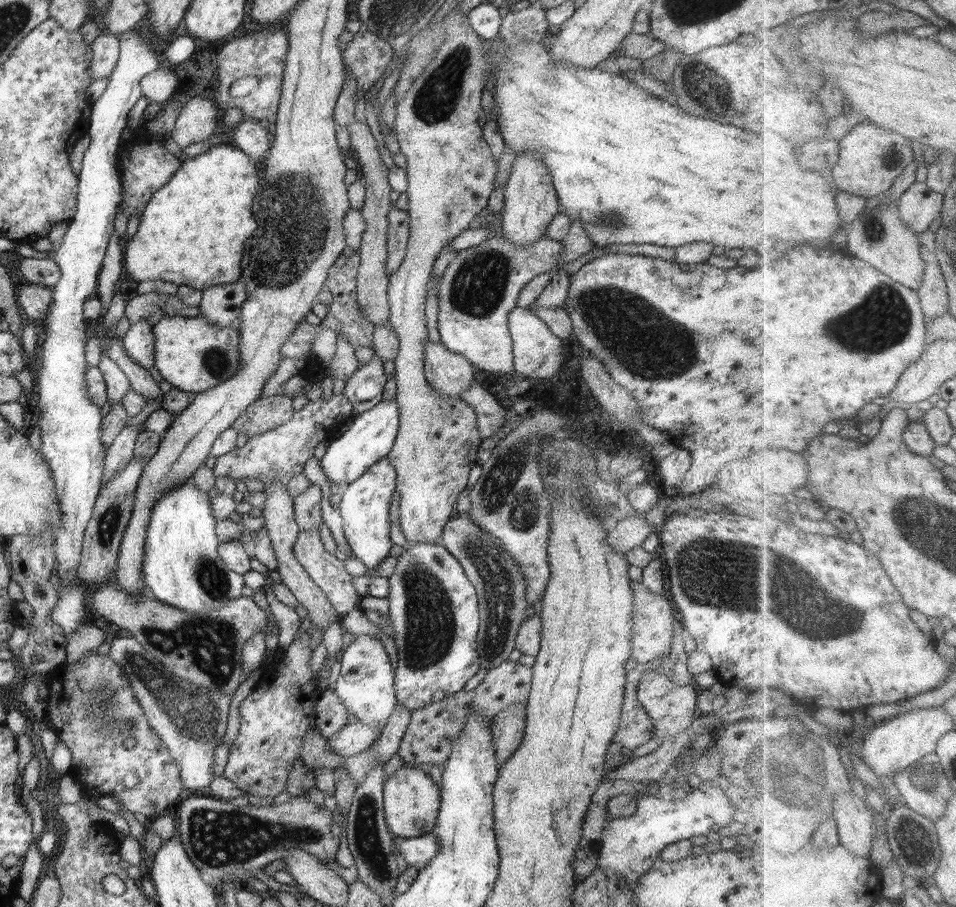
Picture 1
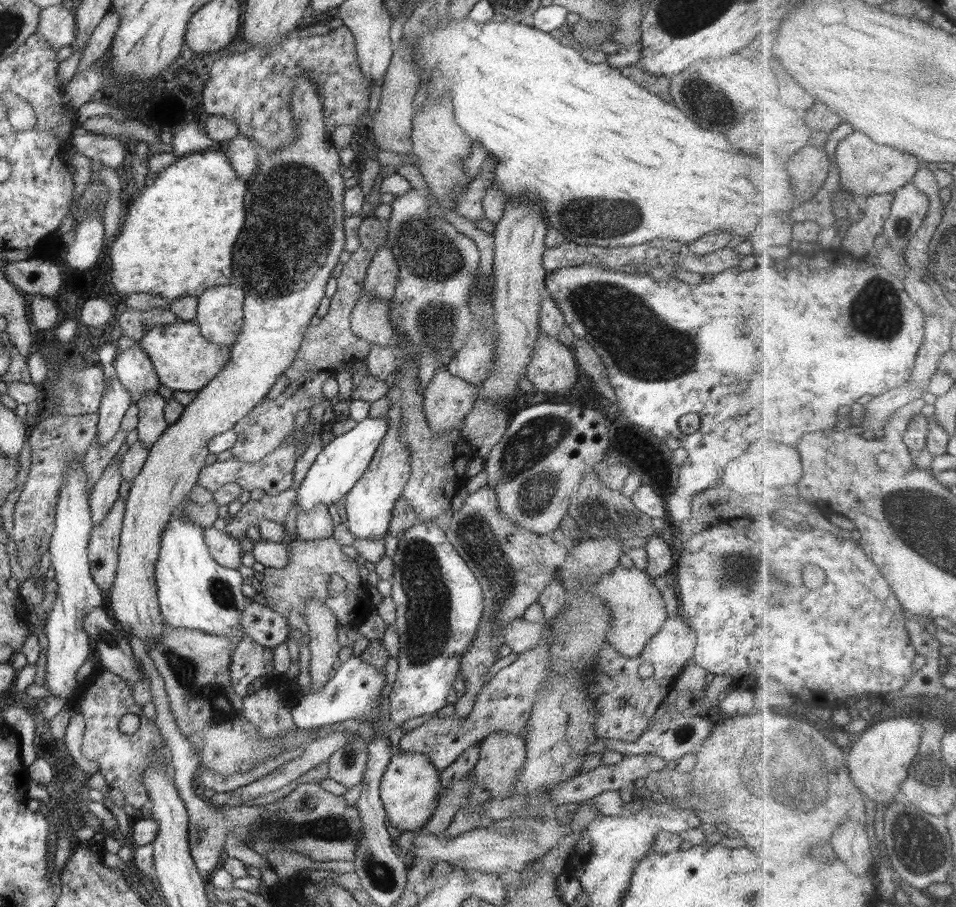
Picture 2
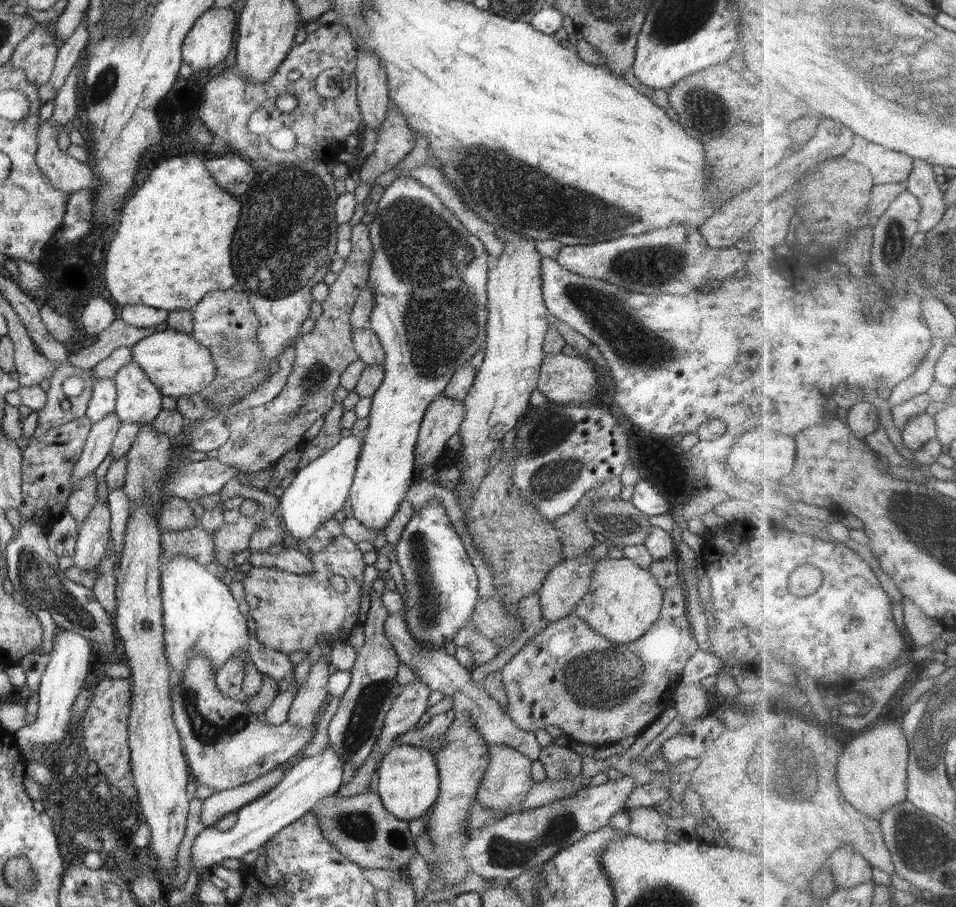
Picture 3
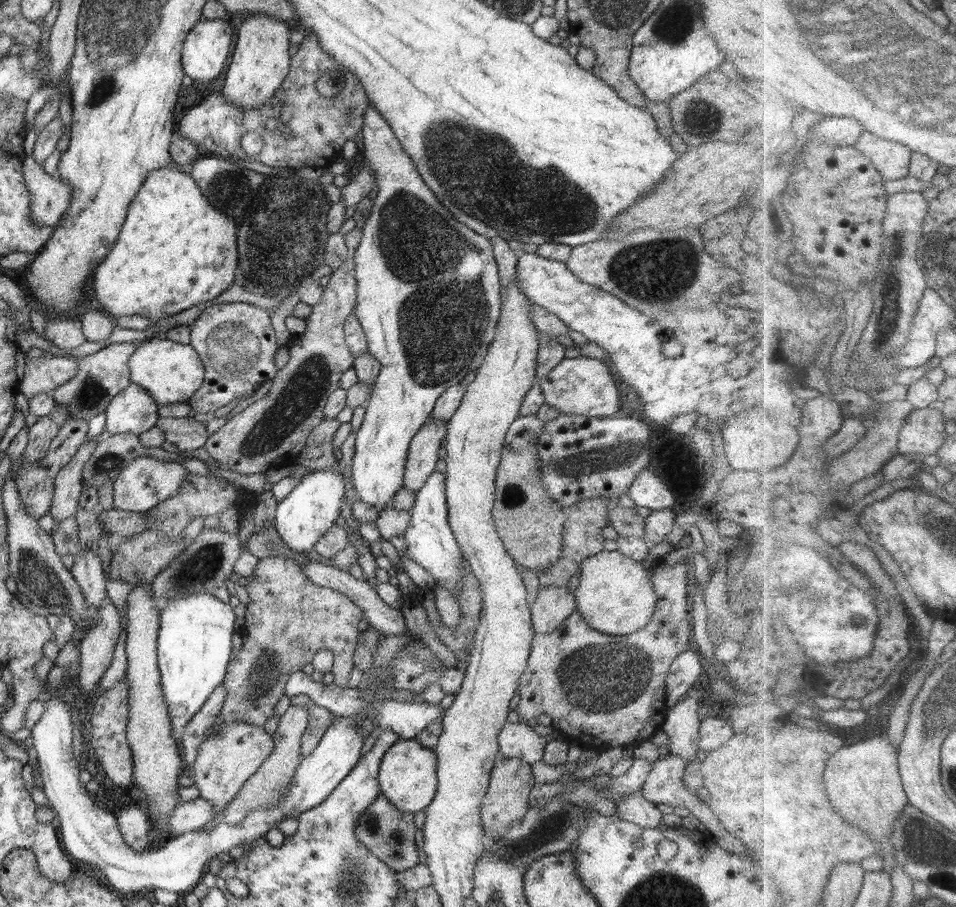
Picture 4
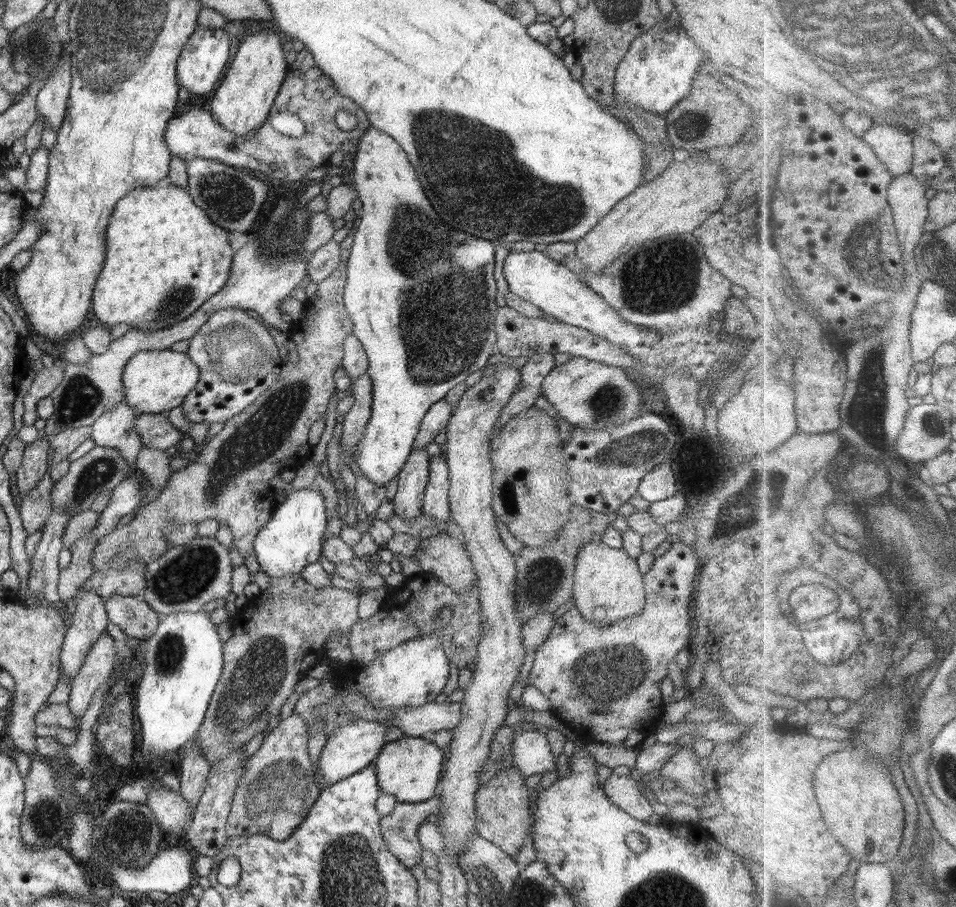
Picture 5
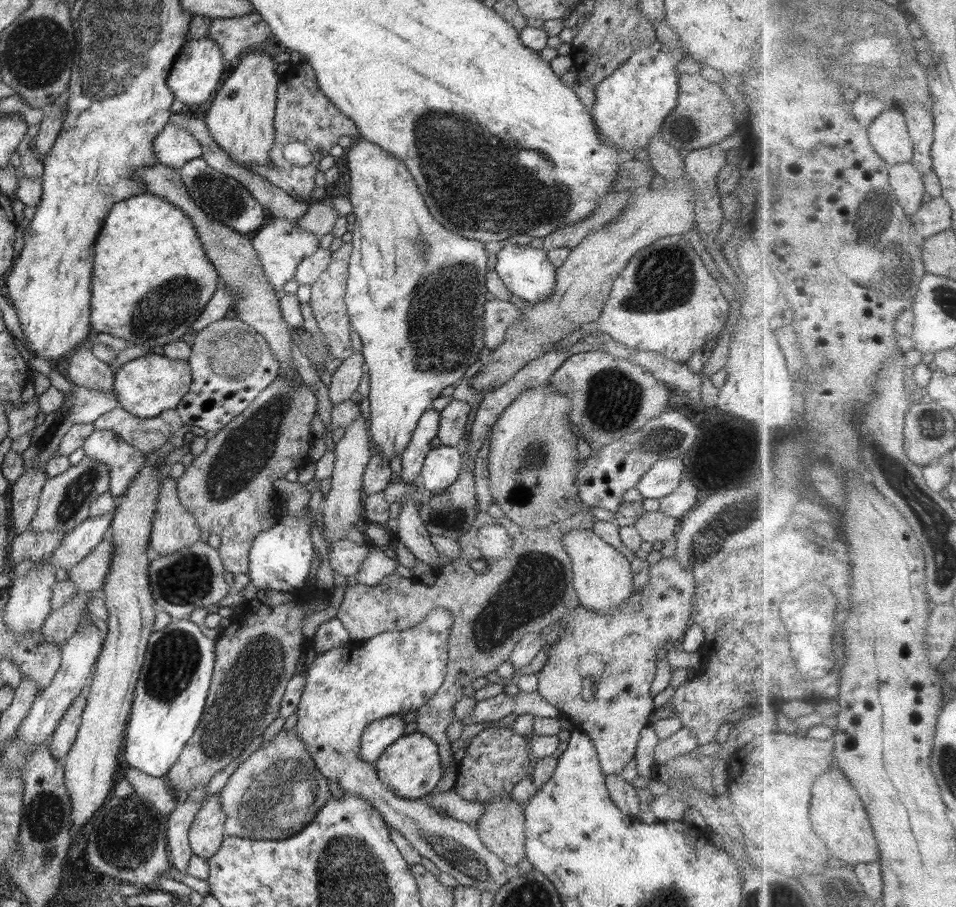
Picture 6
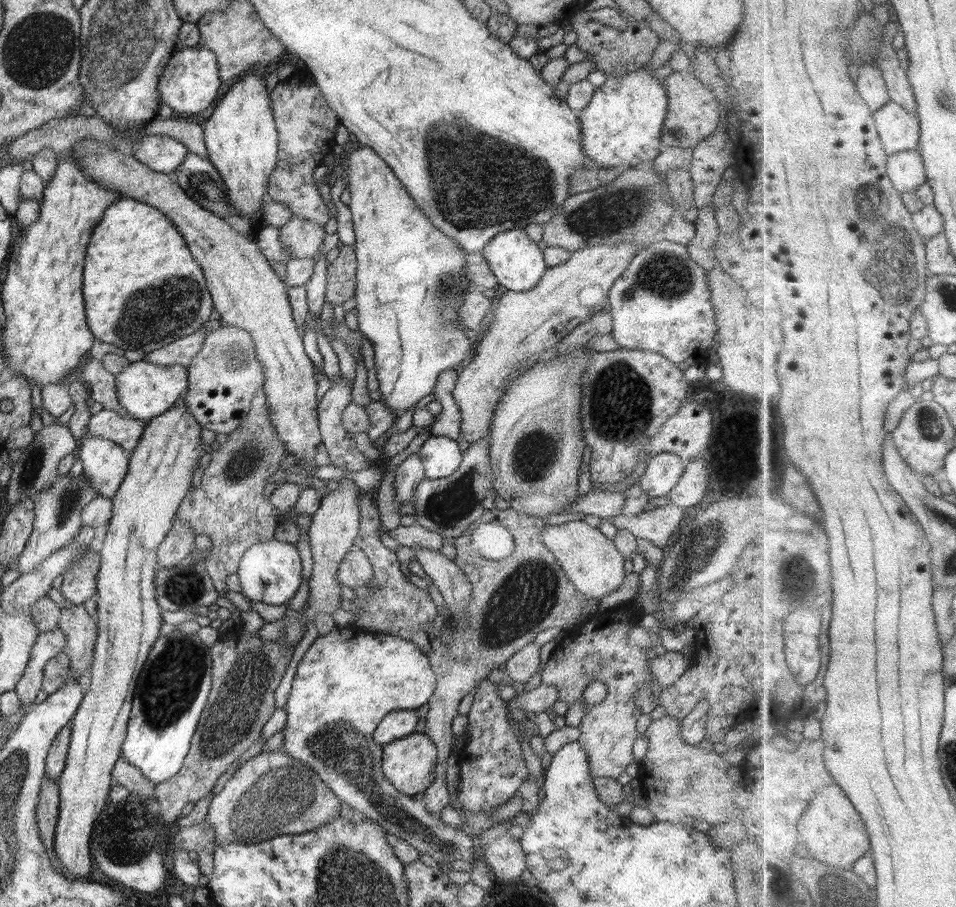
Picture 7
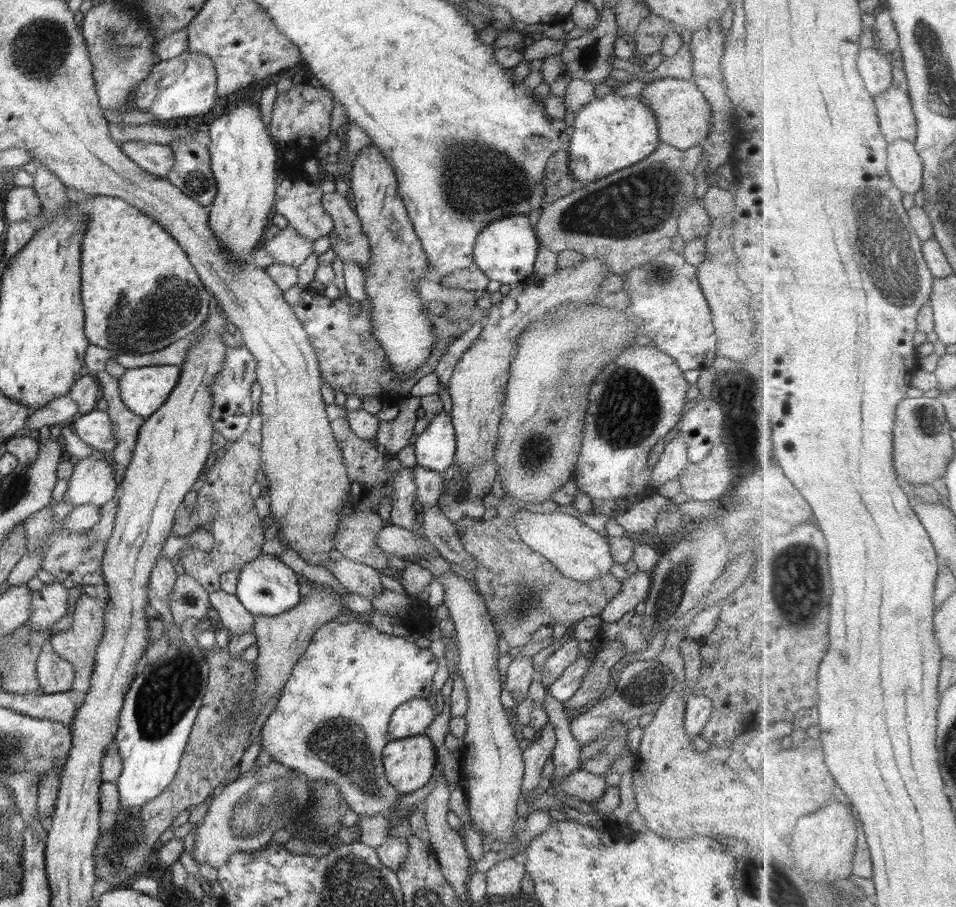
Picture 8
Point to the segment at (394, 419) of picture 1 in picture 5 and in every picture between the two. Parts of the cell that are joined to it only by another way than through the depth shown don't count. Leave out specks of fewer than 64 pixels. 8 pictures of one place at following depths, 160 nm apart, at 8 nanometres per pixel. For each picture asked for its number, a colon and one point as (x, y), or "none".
2: (338, 467)
3: (318, 491)
4: (312, 508)
5: (292, 539)

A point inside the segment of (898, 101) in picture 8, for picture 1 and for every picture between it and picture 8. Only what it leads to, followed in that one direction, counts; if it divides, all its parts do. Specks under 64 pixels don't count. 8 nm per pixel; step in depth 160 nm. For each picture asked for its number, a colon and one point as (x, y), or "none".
1: (873, 158)
2: (868, 168)
3: (888, 165)
4: (894, 159)
5: (895, 146)
6: (890, 132)
7: (900, 128)

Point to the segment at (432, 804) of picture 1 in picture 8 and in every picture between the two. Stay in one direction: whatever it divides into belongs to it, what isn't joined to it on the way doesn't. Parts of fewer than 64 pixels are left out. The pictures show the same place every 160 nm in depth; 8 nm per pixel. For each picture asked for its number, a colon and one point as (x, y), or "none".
2: (410, 788)
3: (408, 782)
4: (407, 777)
5: (410, 769)
6: (411, 767)
7: (409, 763)
8: (409, 763)

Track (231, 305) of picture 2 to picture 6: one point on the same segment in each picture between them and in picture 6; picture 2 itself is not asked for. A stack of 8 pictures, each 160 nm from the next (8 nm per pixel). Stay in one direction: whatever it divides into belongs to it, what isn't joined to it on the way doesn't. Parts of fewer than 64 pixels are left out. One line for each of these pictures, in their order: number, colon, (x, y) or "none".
3: (224, 322)
4: (236, 343)
5: (238, 358)
6: (231, 364)

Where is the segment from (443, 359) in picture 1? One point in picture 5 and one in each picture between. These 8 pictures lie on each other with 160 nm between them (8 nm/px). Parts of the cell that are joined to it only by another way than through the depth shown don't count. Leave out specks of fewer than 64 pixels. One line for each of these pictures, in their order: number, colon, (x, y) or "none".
2: (446, 401)
3: (443, 417)
4: (422, 455)
5: (412, 480)

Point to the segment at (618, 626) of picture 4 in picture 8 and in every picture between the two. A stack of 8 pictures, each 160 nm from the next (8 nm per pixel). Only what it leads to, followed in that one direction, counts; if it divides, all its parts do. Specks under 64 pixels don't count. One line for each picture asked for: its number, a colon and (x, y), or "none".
5: (608, 587)
6: (602, 577)
7: (591, 561)
8: (579, 552)

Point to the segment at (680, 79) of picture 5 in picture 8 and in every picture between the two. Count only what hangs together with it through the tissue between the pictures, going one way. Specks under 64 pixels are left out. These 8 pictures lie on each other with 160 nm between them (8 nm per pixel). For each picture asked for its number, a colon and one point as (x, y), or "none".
6: (630, 107)
7: (621, 127)
8: (613, 132)

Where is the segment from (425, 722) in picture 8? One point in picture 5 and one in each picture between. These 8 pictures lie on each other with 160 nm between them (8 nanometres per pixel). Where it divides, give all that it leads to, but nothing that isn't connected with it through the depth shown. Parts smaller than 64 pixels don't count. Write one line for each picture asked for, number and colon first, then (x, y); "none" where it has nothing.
5: (354, 746)
6: (382, 733)
7: (396, 725)

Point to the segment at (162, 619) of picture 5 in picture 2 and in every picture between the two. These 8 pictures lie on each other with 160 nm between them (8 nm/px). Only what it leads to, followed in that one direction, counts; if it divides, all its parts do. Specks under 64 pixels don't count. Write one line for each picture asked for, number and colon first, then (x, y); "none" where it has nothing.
2: (194, 591)
3: (200, 614)
4: (194, 644)

